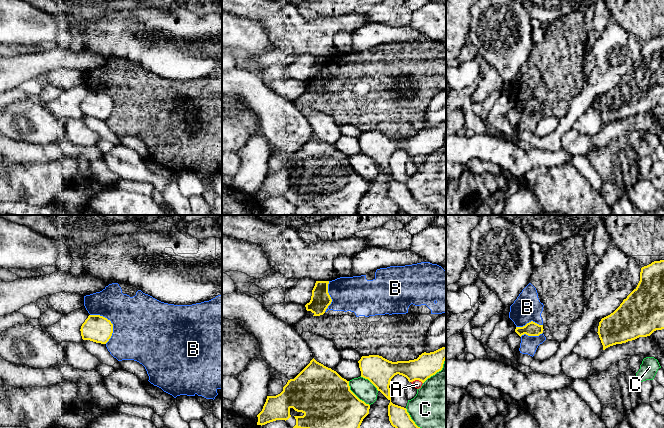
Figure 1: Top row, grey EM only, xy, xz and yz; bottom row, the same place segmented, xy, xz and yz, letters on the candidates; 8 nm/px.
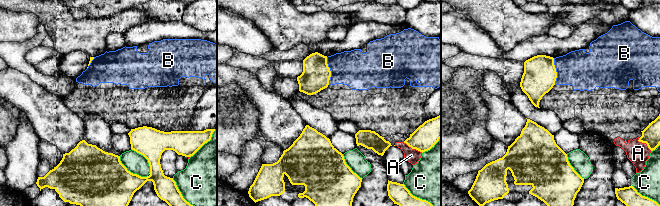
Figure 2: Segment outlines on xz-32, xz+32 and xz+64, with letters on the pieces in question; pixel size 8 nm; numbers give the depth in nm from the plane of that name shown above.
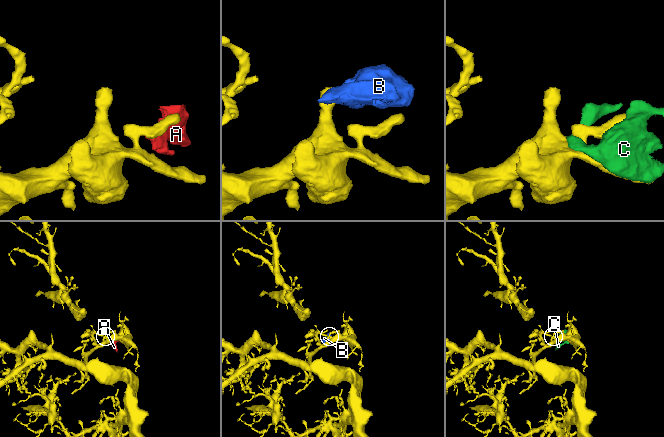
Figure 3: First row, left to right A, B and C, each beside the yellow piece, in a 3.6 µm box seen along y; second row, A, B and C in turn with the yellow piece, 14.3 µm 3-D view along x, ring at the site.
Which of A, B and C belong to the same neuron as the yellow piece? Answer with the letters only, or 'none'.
none

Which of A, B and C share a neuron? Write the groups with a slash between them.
A B / C

